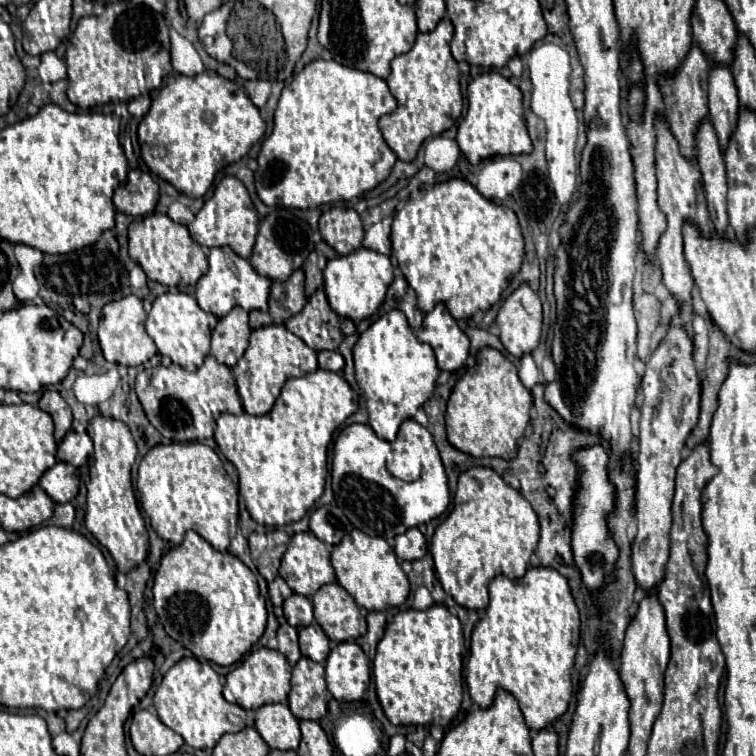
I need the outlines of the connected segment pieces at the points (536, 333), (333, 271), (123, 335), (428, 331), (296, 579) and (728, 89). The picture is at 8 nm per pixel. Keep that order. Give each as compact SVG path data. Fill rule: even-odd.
M522 282L502 302L496 324L500 328L500 342L512 356L520 358L532 352L540 342L542 330L542 304L538 294Z
M358 248L348 256L338 256L330 260L324 268L324 290L328 302L332 304L336 314L350 318L354 322L372 316L380 308L390 282L392 282L390 258L368 248Z
M134 294L114 300L112 304L106 304L102 308L98 340L100 340L100 348L104 352L104 358L108 362L118 362L124 366L138 366L138 364L146 364L158 352L154 340L146 334L144 320L146 320L146 310L142 306L142 300Z
M436 304L436 308L424 316L422 326L416 330L416 338L434 348L440 370L456 372L468 358L470 340L444 304Z
M298 532L292 536L282 556L280 576L302 596L310 596L320 586L336 580L330 552L322 540L312 536L312 532Z
M714 66L710 70L708 98L712 124L716 124L716 136L720 136L720 148L724 150L728 136L732 136L732 128L736 128L736 112L740 110L734 78L726 66Z

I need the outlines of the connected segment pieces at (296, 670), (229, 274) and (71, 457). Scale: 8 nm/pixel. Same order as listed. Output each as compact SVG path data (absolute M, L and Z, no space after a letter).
M300 658L292 668L292 690L288 706L298 720L320 720L328 712L330 692L324 682L324 666Z
M220 246L212 248L208 254L208 272L196 284L196 300L204 312L210 312L218 318L226 316L234 306L244 310L268 310L268 292L270 292L270 278L260 276L246 258L236 256L232 248Z
M70 430L64 440L58 446L56 458L62 462L68 462L76 468L88 464L92 456L92 440L88 434L78 434L76 430Z

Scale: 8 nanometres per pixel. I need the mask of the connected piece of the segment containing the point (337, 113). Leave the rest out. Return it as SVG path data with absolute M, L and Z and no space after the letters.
M316 58L308 62L292 82L284 86L274 114L274 130L262 142L256 170L256 192L266 206L290 206L290 208L318 208L332 202L348 202L358 198L366 190L372 190L388 178L396 154L386 144L378 120L384 114L396 110L396 98L388 90L388 84L356 68L348 68L334 60Z

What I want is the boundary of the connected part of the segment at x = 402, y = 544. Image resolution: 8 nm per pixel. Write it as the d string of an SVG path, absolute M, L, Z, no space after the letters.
M408 528L408 532L396 538L394 552L400 560L418 560L426 554L426 538L418 528Z

